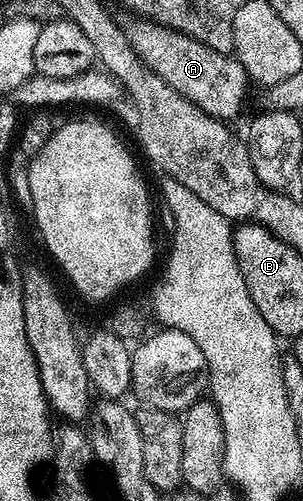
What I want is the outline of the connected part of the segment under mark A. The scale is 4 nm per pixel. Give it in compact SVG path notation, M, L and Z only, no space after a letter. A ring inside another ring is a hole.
M137 21L128 32L128 38L147 68L152 69L167 85L173 86L204 113L222 121L233 121L244 109L251 80L243 65L232 54L224 55L169 27L160 27L148 21Z

